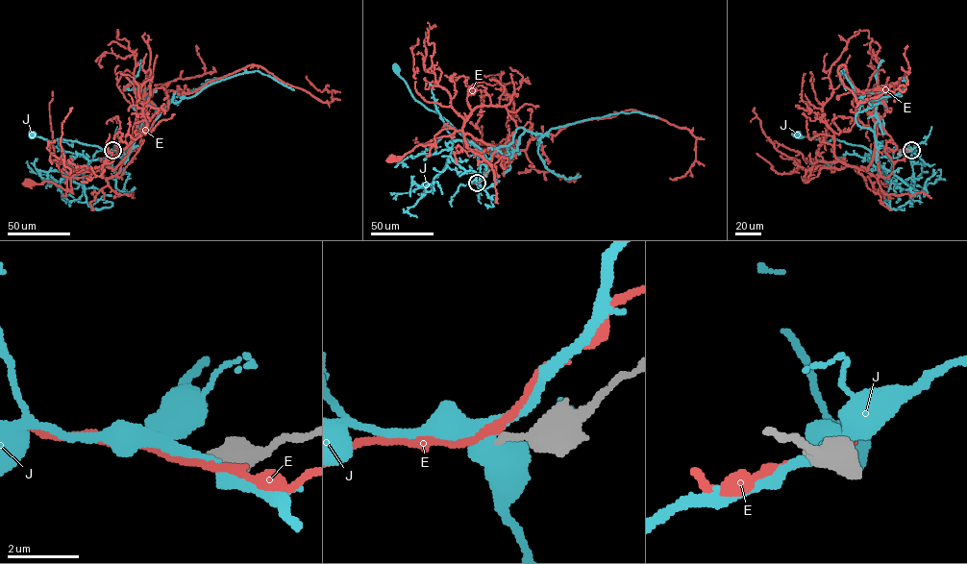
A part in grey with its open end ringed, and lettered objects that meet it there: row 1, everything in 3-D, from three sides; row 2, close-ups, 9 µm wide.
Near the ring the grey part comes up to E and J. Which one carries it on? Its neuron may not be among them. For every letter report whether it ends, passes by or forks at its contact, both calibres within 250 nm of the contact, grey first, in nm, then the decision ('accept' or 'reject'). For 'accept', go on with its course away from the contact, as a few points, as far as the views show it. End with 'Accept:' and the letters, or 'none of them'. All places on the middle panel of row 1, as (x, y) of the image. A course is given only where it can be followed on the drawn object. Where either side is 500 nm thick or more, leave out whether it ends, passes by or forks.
E: it passes by | 280/220 nm | reject
J: it forks | 200/400 nm | reject
Accept: none of them

